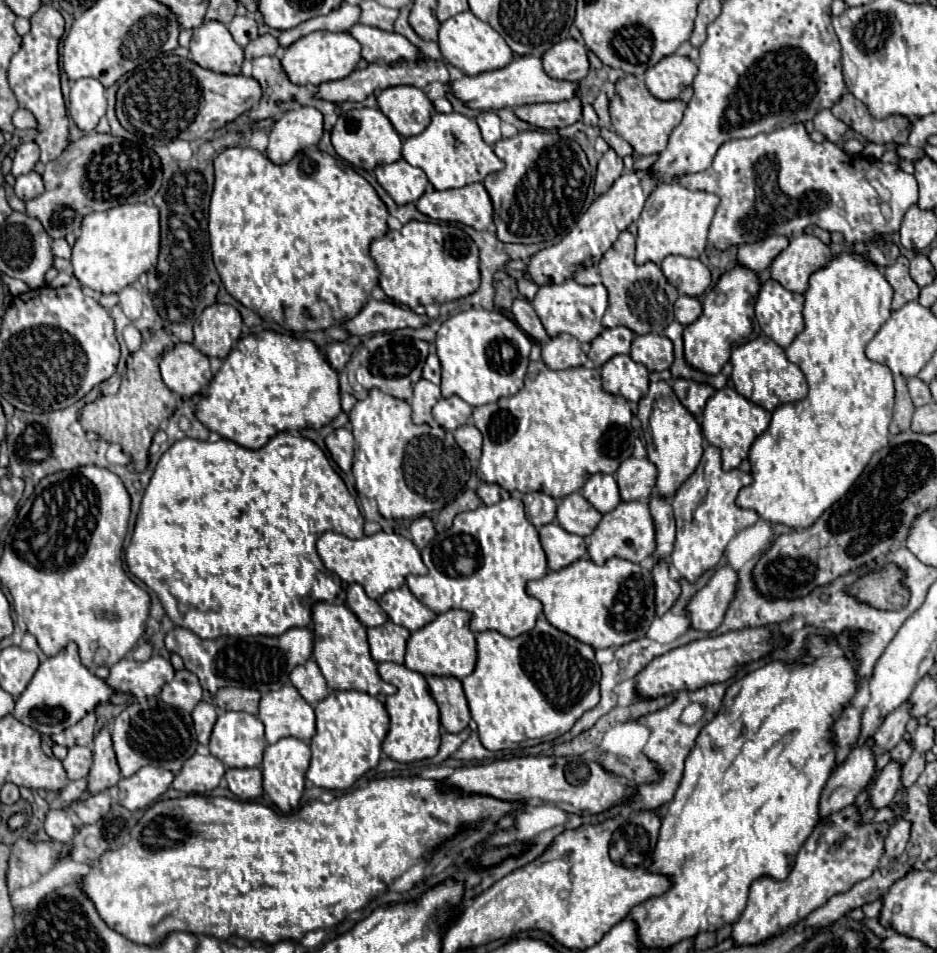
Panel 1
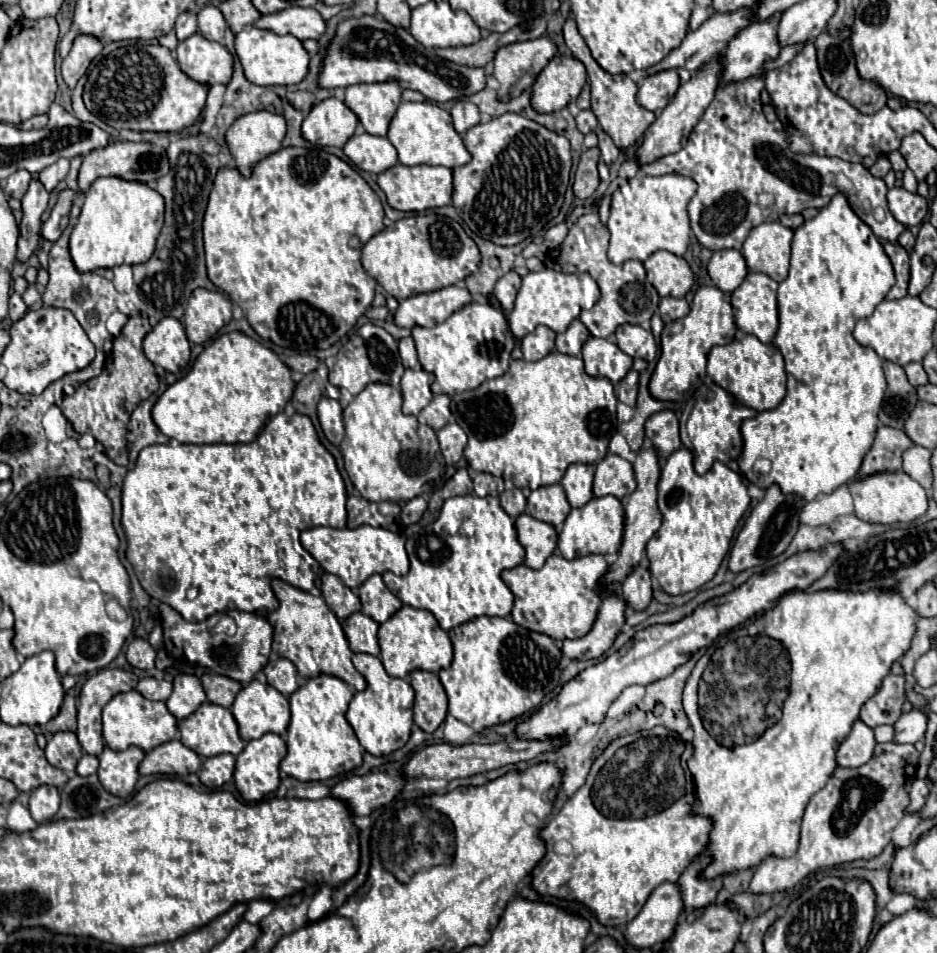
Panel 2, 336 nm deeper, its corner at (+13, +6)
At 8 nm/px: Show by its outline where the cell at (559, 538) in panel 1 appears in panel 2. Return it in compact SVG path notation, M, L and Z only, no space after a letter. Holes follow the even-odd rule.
M522 514L516 518L518 540L526 550L524 564L528 568L542 568L544 562L554 554L558 546L558 532L554 526L532 518L530 514Z

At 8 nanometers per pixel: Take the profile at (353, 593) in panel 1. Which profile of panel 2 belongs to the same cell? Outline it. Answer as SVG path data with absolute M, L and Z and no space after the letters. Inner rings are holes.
M322 574L322 588L320 590L338 620L344 620L350 614L362 610L360 598L334 574Z

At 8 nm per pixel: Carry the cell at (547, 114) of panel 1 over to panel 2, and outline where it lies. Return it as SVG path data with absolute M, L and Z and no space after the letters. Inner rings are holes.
M554 56L530 88L530 104L540 114L552 114L574 102L586 84L586 68L570 56Z

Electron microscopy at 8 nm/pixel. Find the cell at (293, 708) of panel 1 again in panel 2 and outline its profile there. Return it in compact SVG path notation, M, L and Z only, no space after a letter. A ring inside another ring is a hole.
M250 682L242 688L232 704L242 740L254 740L274 732L286 736L290 724L290 704L284 694L264 682Z

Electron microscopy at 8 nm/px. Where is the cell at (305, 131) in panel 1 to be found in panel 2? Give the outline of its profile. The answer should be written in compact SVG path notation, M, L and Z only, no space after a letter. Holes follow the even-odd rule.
M256 110L240 116L226 132L228 148L236 160L236 168L242 172L242 176L250 176L254 164L258 164L262 158L278 152L282 148L282 140L286 136L286 120L284 116L268 110Z

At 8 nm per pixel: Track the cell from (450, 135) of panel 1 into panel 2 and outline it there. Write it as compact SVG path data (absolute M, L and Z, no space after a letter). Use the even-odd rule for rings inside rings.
M400 102L390 122L388 140L398 150L398 160L404 166L428 164L428 166L446 166L454 170L472 160L460 134L454 130L450 112L442 110L432 102Z

